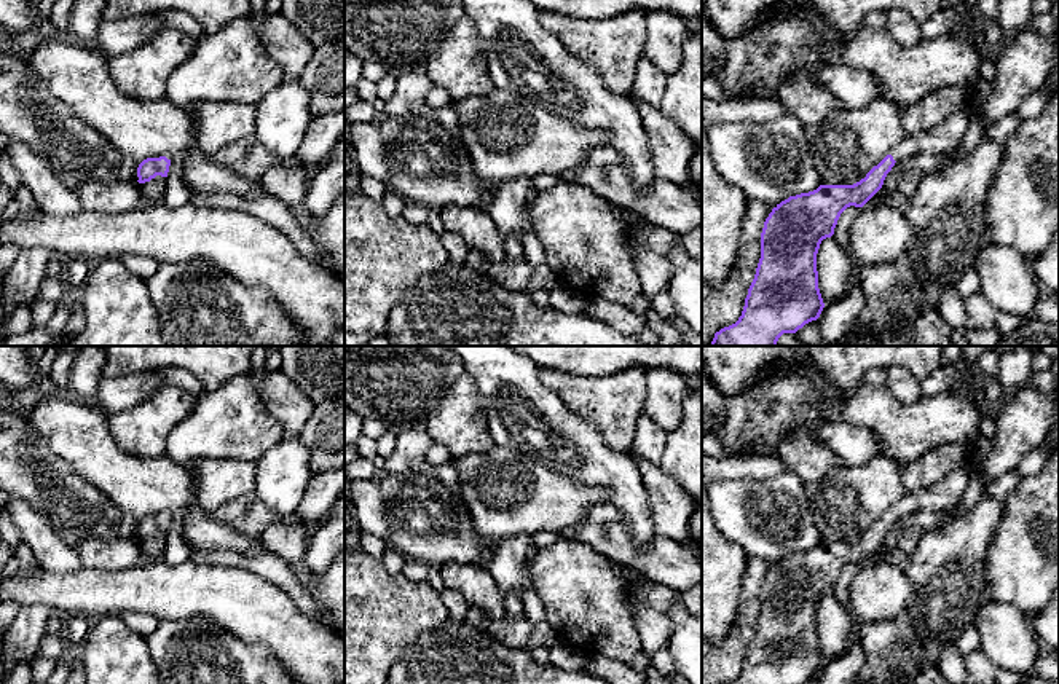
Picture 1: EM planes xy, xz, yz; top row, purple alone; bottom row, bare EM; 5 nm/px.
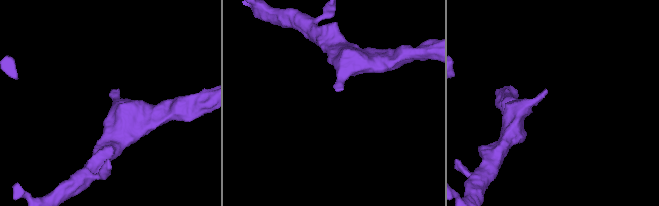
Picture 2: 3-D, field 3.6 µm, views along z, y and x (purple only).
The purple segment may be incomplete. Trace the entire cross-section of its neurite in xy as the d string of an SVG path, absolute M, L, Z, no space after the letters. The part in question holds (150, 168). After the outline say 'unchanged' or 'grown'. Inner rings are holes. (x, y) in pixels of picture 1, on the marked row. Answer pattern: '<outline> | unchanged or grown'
M166 156L147 158L137 167L139 183L150 182L156 175L167 177L171 159Z | unchanged

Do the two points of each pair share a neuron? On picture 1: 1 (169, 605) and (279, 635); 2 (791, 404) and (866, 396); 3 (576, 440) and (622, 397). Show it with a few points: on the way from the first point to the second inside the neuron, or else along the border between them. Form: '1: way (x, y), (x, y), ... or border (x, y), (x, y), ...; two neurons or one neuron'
1: way (196, 605), (246, 605), (252, 609); one neuron
2: border (855, 388), (842, 396), (828, 385), (820, 412); two neurons
3: border (563, 402), (589, 418), (600, 437), (619, 452); two neurons

